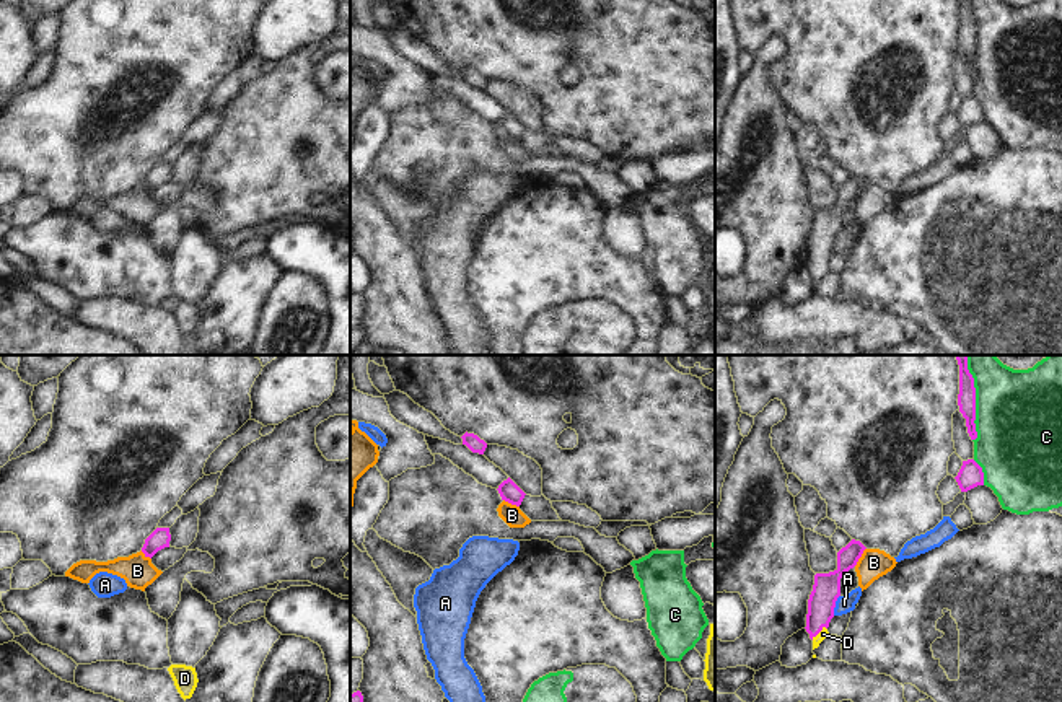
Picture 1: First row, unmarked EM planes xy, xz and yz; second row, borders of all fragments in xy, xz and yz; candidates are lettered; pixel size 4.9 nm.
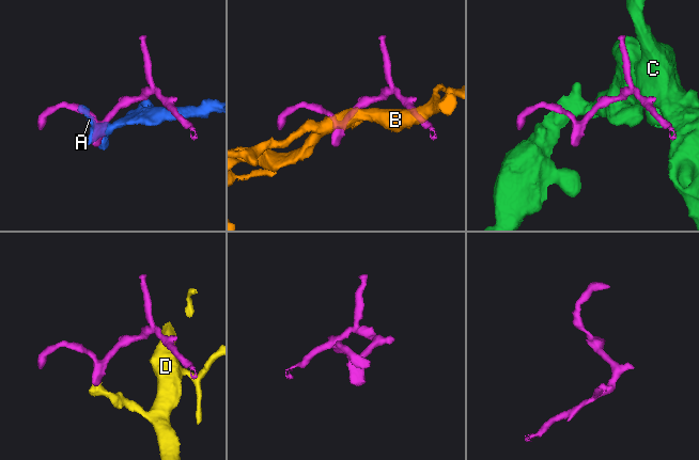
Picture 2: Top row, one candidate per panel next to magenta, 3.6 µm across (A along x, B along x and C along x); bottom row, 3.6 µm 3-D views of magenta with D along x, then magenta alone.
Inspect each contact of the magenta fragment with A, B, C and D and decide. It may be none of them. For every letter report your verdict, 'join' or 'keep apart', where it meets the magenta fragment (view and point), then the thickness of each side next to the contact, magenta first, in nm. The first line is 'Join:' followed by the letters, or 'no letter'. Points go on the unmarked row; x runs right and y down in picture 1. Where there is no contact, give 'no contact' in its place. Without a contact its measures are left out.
Join: D
A: keep apart | yz (834, 240) | 140/90 nm
B: keep apart | yz (860, 191) | 140/140 nm
C: keep apart | yz (974, 38) | 100/440 nm
D: join | yz (818, 267) | 140/50 nm

